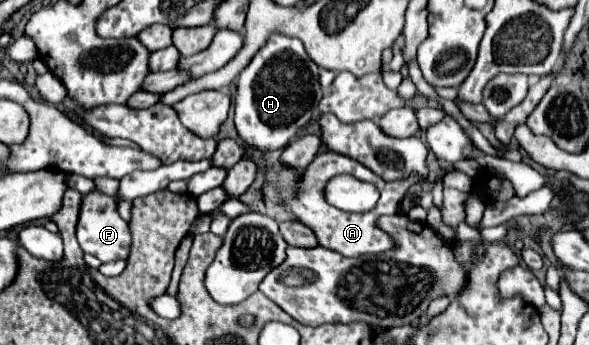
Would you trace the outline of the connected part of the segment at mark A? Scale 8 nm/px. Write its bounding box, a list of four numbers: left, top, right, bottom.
[290,151,420,257]

